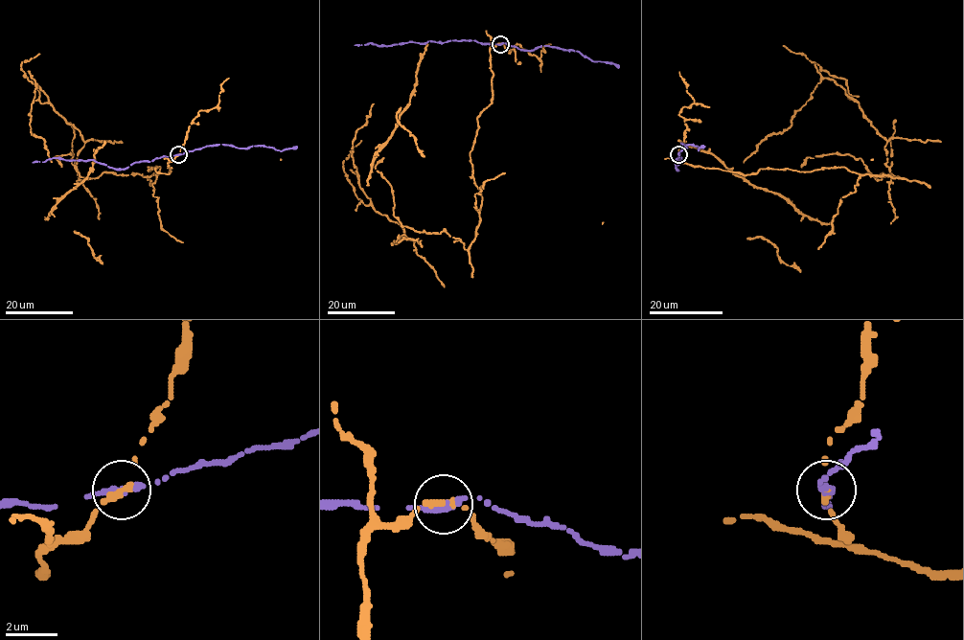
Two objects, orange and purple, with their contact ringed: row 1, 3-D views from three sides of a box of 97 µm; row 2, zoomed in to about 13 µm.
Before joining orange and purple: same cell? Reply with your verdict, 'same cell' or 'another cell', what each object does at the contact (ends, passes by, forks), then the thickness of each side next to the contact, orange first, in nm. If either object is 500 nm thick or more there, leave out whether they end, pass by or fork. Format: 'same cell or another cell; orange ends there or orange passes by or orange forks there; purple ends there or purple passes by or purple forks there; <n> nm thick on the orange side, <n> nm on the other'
another cell; orange passes by; purple ends there; 280 nm thick on the orange side, 360 nm on the other

